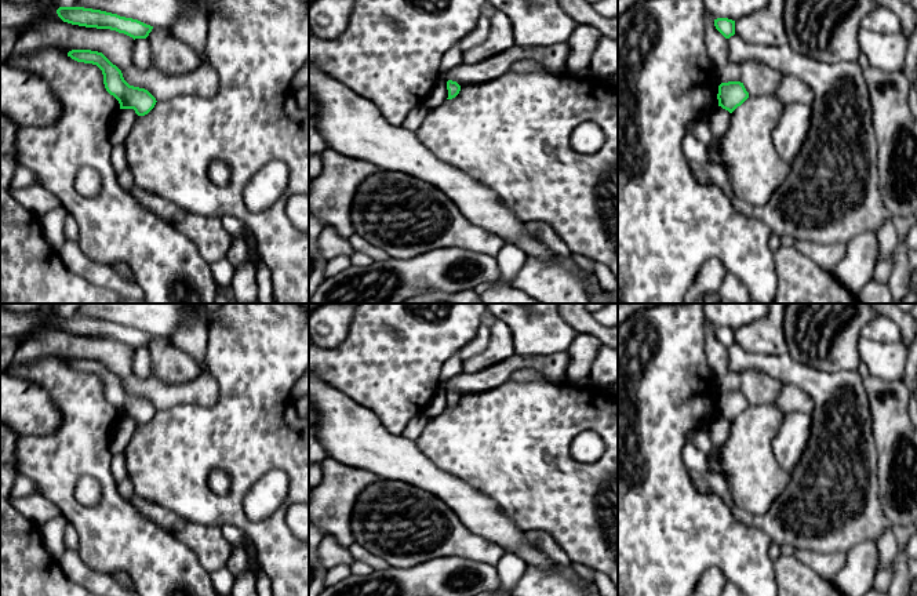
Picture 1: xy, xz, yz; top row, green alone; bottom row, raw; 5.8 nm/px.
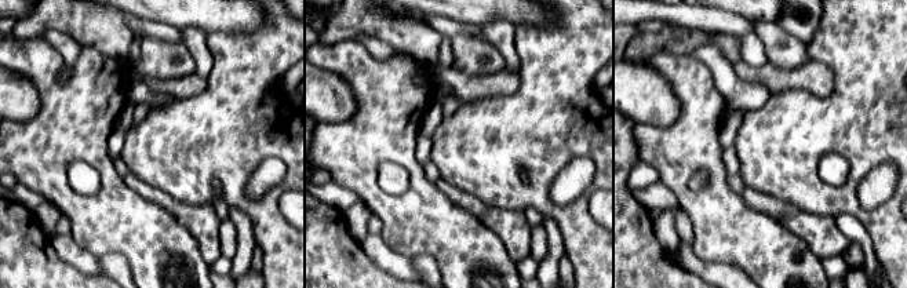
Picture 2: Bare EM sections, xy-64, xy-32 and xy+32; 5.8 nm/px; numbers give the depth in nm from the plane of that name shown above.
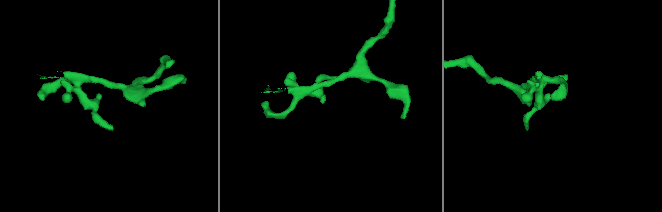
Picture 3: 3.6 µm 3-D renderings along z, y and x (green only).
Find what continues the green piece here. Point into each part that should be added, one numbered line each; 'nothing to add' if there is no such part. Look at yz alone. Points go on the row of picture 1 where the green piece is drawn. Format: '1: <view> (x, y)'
nothing to add

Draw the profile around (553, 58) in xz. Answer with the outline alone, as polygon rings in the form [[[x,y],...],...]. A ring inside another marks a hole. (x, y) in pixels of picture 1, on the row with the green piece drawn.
[[[567,44],[553,46],[517,46],[494,57],[476,63],[459,63],[445,73],[445,81],[456,81],[461,87],[466,84],[485,83],[512,72],[518,61],[535,61],[550,72],[558,72],[565,68],[570,48]]]

